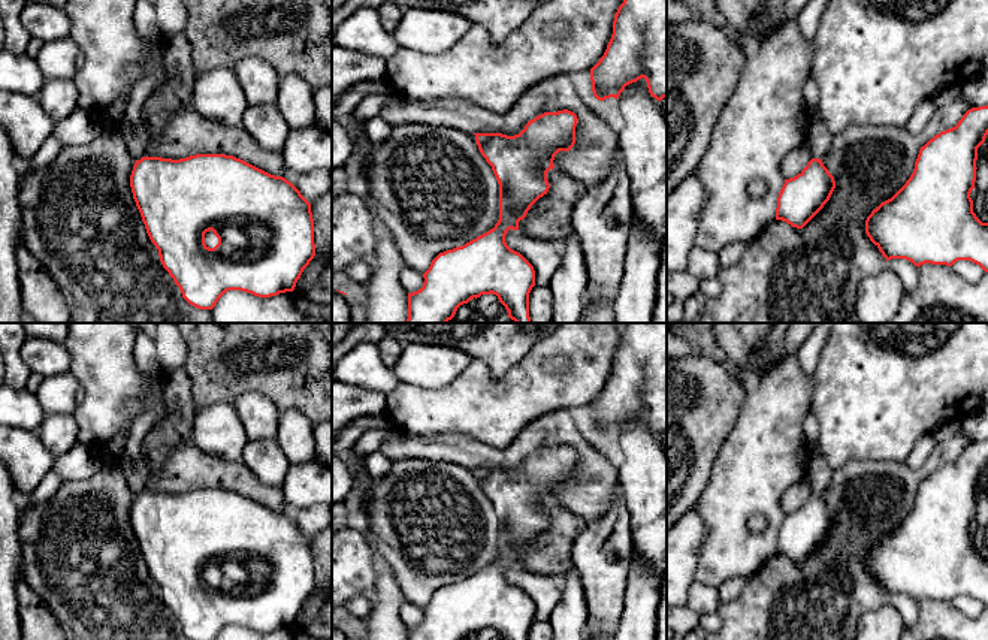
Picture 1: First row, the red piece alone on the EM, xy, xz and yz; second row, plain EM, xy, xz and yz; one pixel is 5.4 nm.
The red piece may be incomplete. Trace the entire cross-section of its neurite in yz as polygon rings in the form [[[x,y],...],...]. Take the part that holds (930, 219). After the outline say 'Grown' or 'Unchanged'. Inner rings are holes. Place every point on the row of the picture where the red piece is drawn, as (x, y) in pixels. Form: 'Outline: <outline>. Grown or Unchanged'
Outline: [[[988,105],[969,109],[958,124],[940,132],[921,147],[915,169],[906,184],[882,202],[865,220],[865,233],[882,256],[952,266],[970,260],[988,272],[988,223],[973,212],[970,197],[976,181],[978,148],[988,135]]]. Unchanged

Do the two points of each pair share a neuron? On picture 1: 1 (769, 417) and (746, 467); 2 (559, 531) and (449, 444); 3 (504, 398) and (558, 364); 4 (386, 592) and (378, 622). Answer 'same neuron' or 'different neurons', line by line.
1: same neuron
2: different neurons
3: different neurons
4: same neuron

